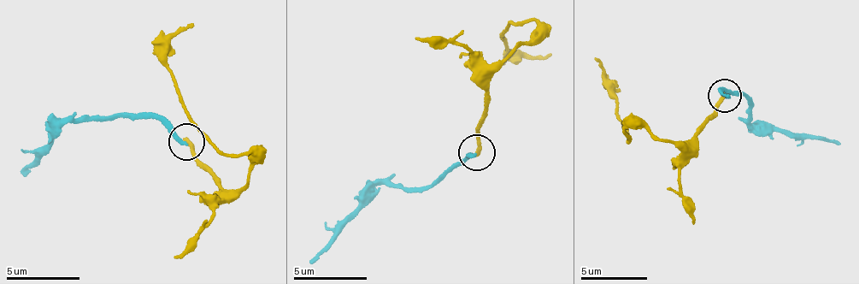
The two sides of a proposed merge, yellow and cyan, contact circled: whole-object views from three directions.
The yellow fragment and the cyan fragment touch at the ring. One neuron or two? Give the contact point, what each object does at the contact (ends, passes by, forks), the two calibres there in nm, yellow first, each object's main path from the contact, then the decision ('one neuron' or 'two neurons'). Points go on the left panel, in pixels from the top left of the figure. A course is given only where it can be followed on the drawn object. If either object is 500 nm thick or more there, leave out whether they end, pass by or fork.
(186, 141) | yellow ends | cyan ends | 320/260 nm | yellow via (185, 140), (223, 189), (240, 190), (251, 154), (219, 146), (174, 89), (167, 48), (192, 25) | cyan via (186, 142), (157, 119), (118, 115), (91, 121), (65, 119), (20, 171) | two neurons

